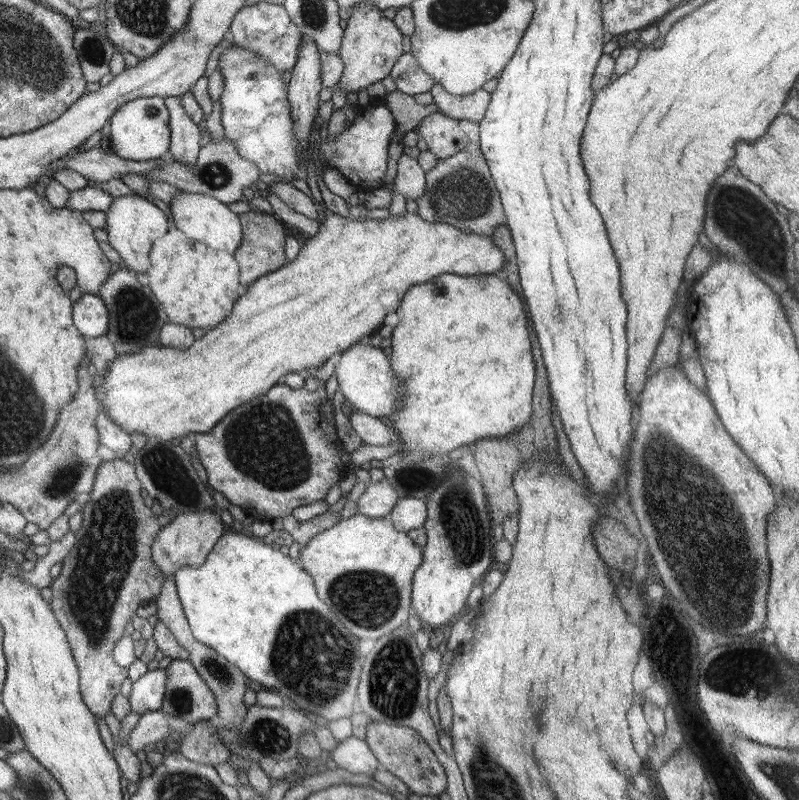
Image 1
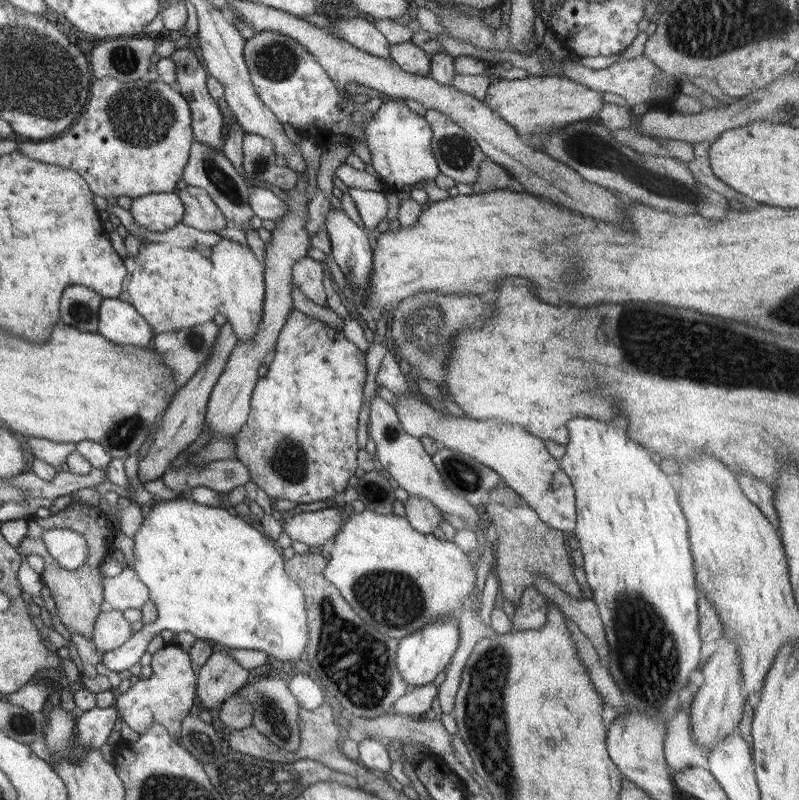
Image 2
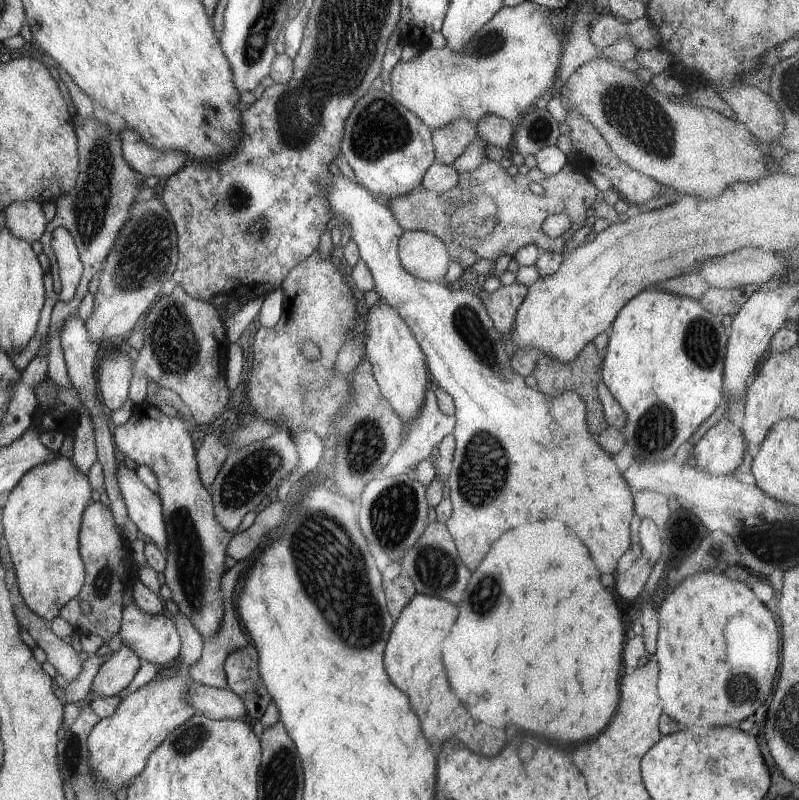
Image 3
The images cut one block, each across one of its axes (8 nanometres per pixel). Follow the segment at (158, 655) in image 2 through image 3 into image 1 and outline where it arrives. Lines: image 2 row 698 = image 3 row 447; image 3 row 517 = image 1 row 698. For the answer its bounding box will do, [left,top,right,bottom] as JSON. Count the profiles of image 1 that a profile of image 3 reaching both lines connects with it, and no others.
[160,660,217,724]

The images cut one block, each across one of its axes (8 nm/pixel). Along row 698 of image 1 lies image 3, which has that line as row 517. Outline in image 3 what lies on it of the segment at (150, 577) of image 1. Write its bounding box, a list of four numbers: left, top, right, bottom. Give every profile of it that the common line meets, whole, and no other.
[58,499,131,643]

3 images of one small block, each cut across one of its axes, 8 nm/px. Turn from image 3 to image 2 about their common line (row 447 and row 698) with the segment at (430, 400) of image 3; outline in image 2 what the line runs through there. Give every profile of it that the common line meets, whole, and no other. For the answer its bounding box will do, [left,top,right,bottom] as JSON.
[393,682,437,717]

